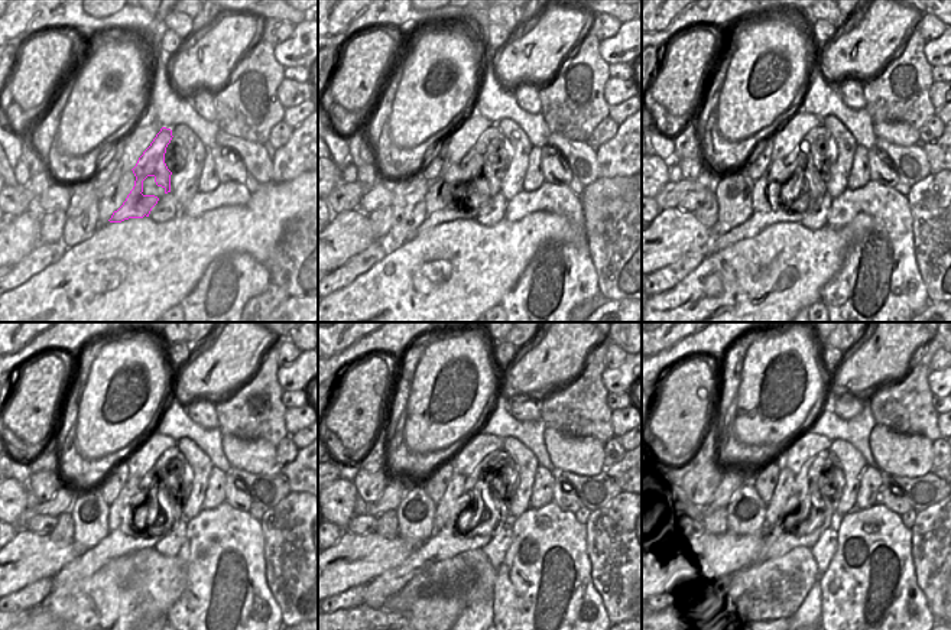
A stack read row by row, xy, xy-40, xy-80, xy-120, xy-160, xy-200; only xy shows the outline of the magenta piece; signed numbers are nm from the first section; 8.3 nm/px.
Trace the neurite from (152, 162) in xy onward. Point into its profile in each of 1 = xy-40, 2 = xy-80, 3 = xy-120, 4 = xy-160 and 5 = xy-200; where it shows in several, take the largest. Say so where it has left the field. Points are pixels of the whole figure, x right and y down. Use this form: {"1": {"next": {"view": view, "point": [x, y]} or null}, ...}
{"1": {"next": {"view": "xy-40", "point": [461, 207]}}, "2": {"next": {"view": "xy-80", "point": [784, 208]}}, "3": {"next": {"view": "xy-120", "point": [126, 538]}}, "4": {"next": {"view": "xy-160", "point": [482, 525]}}, "5": {"next": {"view": "xy-200", "point": [820, 481]}}}

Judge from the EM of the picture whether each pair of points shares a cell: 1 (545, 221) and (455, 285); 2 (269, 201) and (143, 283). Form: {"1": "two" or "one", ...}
{"1": "one", "2": "one"}

